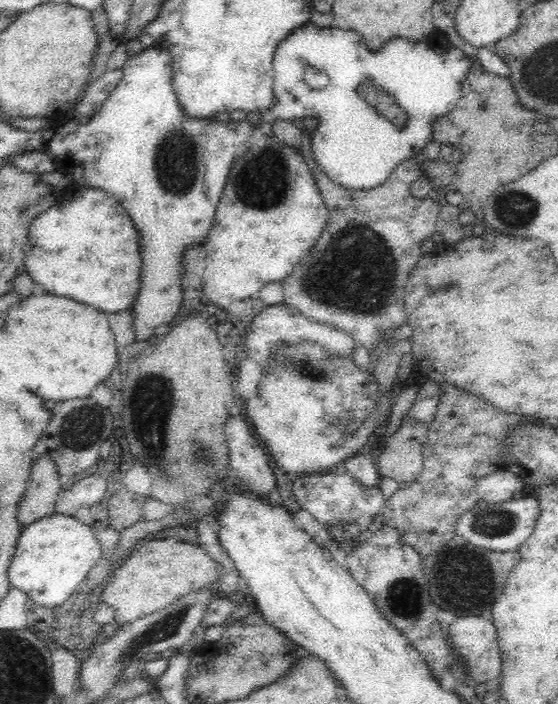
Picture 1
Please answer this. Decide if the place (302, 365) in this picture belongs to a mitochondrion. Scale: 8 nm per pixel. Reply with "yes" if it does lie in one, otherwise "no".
yes

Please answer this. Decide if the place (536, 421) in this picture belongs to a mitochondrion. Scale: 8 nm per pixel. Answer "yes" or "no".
no

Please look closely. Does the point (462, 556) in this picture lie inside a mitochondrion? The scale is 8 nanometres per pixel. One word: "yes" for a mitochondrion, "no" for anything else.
yes

